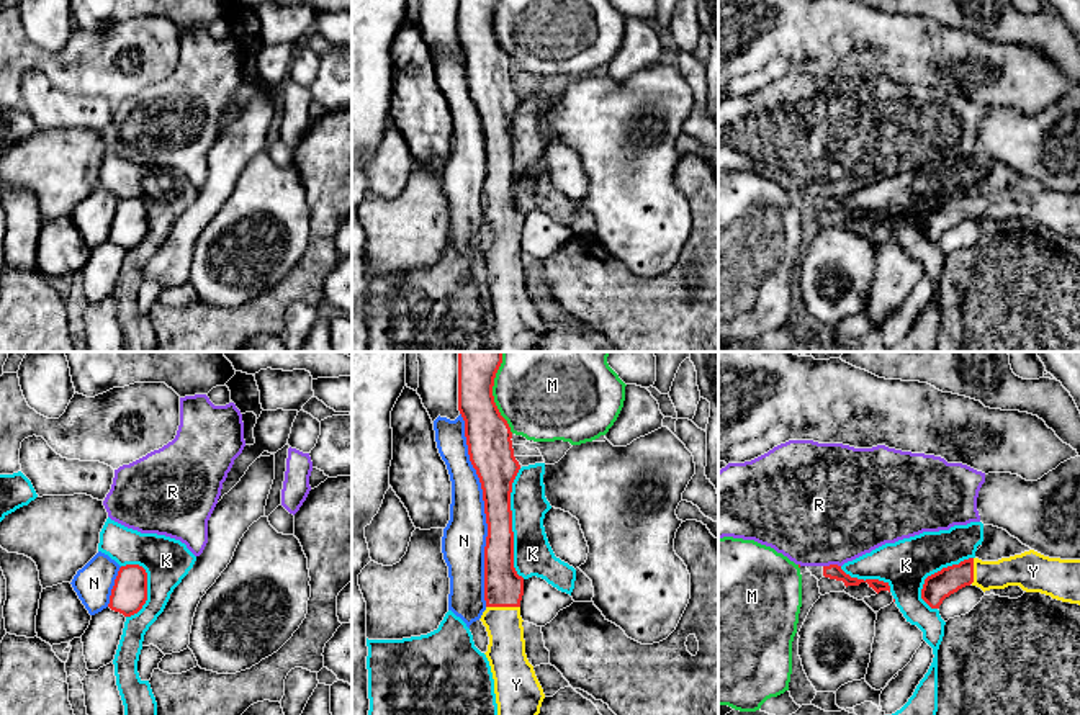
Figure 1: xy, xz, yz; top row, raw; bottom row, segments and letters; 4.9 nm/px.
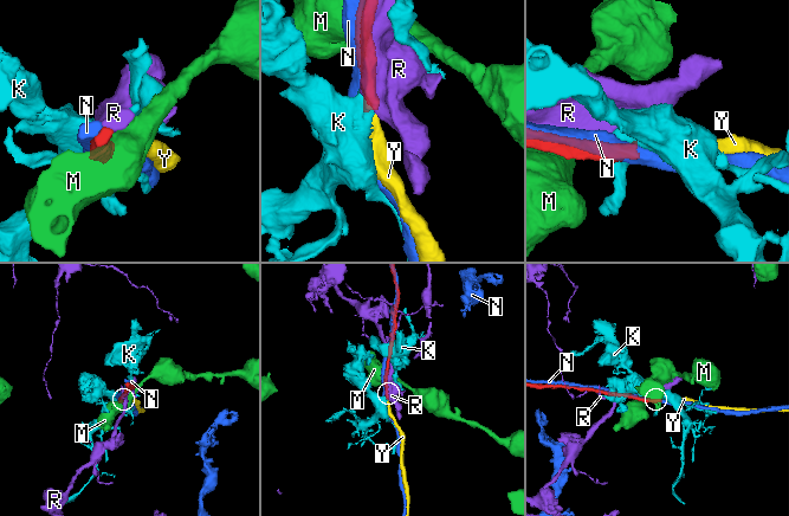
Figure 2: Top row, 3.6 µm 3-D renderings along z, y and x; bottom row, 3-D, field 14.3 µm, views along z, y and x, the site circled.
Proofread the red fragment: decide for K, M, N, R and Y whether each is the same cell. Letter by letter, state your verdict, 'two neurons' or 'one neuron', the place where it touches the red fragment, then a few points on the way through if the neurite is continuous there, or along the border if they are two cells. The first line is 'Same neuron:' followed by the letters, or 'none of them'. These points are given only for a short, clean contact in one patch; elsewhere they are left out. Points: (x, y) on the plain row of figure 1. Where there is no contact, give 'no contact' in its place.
Same neuron: Y
K: two neurons; meets red in xz at (511, 157)
M: two neurons; meets red in xz at (493, 33)
N: two neurons; meets red in xz at (485, 143)
R: two neurons; meets red in yz at (832, 198)
Y: one neuron; meets red in xz at (503, 239); runs through xz (503, 220), (503, 239), (506, 285)

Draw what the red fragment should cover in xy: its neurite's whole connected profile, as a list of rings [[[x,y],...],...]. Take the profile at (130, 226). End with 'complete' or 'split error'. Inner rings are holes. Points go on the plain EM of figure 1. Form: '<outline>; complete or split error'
[[[139,198],[121,200],[111,223],[108,241],[131,250],[137,247],[147,234],[147,206]]]; complete

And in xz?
[[[458,0],[458,44],[465,54],[468,88],[481,116],[488,170],[481,255],[489,278],[484,286],[497,337],[497,352],[537,352],[545,332],[525,288],[520,234],[524,211],[514,201],[511,126],[520,103],[512,65],[501,49],[493,20],[499,0]]]; split error

